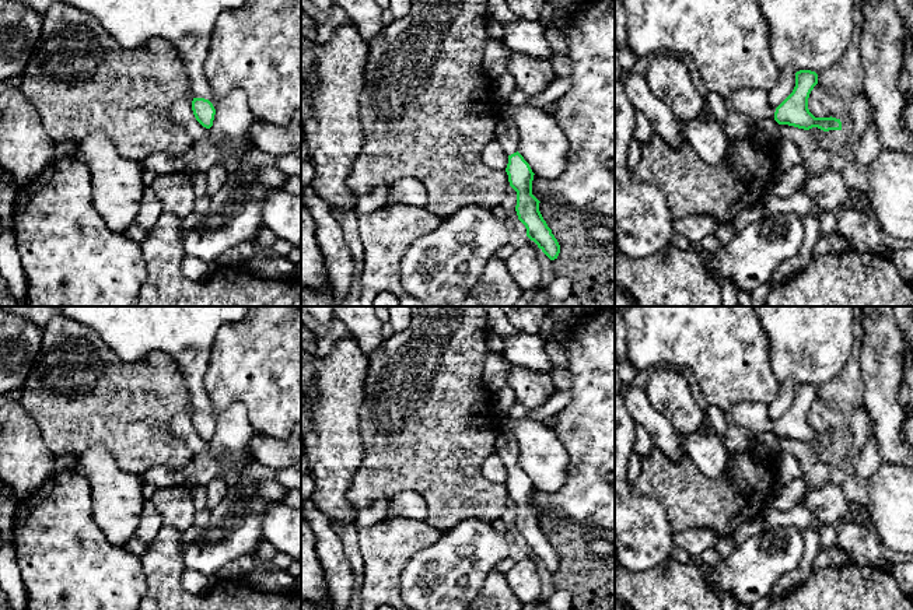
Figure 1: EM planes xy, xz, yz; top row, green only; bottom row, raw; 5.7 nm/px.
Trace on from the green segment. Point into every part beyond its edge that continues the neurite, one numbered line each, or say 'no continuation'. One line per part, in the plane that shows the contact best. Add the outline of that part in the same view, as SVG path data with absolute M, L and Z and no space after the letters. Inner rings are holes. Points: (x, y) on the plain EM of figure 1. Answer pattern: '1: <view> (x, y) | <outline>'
1: xz (507, 448) | M501 414L500 425L497 428L496 455L500 456L507 470L518 464L520 448L514 432L508 425L507 414Z

